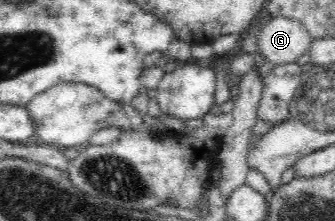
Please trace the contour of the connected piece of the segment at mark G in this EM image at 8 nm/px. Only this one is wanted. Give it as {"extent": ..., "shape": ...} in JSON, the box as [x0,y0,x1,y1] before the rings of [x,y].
{"extent":[255,16,311,67],"shape":[[[273,16],[256,23],[261,26],[255,33],[256,53],[273,67],[296,62],[311,45],[311,36],[299,21]]]}

